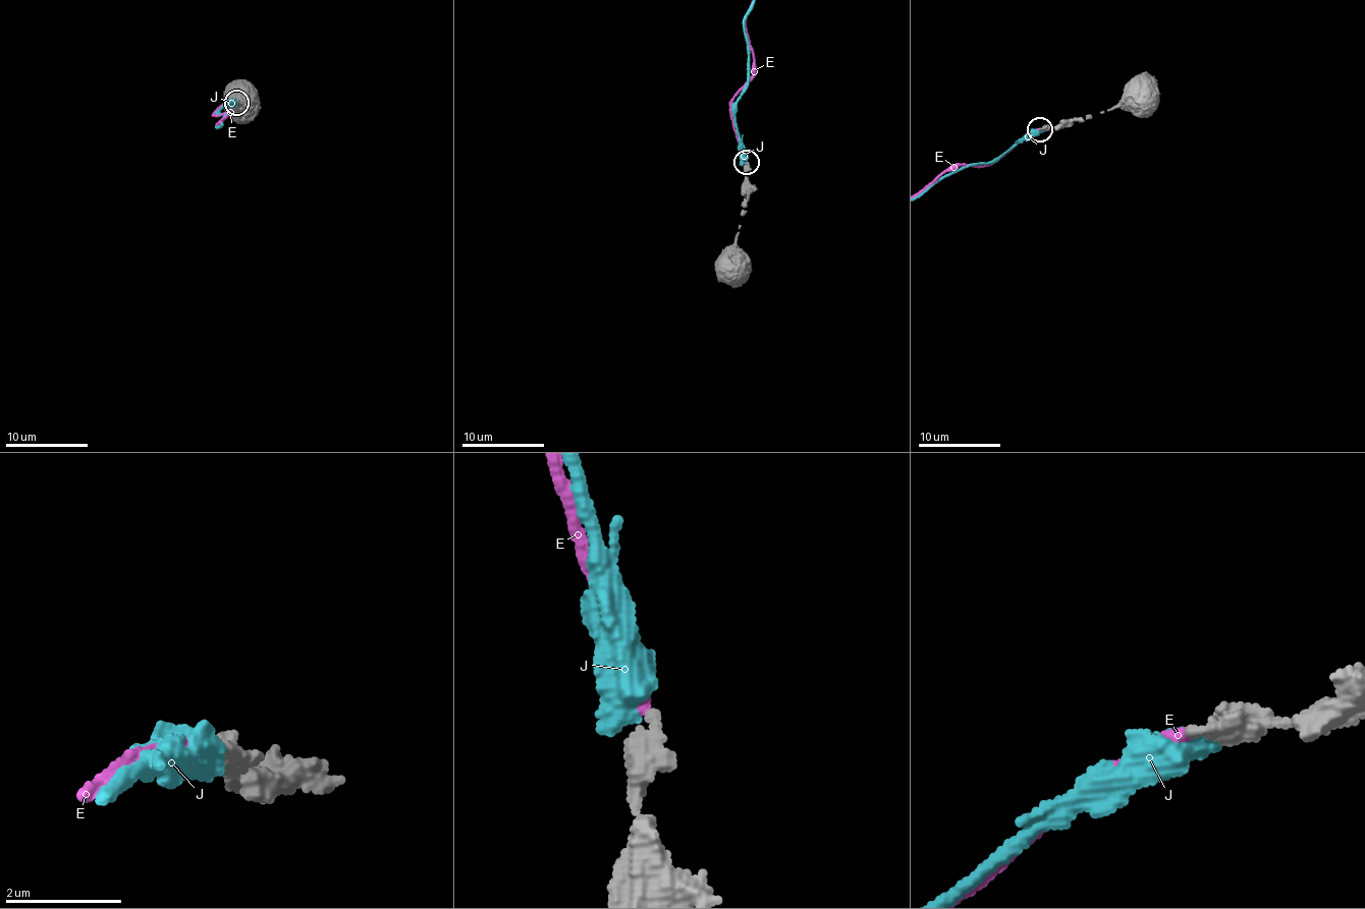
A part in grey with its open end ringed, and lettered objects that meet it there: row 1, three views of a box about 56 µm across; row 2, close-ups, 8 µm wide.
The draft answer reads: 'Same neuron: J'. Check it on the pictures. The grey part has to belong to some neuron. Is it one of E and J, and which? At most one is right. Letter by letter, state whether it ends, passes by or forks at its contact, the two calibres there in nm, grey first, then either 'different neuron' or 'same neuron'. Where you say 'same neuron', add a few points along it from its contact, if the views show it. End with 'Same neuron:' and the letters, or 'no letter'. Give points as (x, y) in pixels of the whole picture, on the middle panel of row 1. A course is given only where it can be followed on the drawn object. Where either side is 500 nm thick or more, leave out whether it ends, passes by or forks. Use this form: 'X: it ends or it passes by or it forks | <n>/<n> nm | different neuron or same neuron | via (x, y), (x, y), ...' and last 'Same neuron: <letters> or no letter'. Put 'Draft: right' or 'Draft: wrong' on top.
Draft: right
E: it ends | 360/240 nm | different neuron
J: 400/650 nm | same neuron
Same neuron: J

